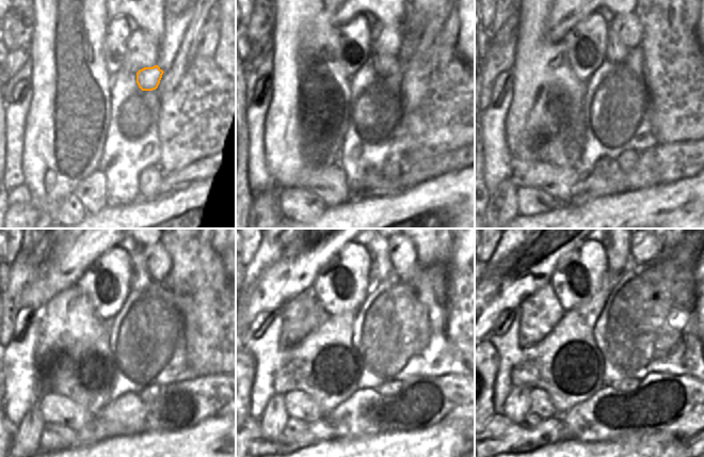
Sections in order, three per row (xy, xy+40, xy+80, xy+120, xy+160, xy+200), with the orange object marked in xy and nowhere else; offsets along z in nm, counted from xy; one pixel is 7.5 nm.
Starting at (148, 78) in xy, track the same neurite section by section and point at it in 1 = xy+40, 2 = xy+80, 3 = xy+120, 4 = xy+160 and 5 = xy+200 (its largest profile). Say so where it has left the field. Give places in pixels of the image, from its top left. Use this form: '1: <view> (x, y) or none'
1: xy+40 (385, 66)
2: xy+80 (616, 51)
3: xy+120 (139, 273)
4: xy+160 (380, 267)
5: xy+200 (618, 250)

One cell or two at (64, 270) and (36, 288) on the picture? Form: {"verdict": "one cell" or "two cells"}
{"verdict": "one cell"}

